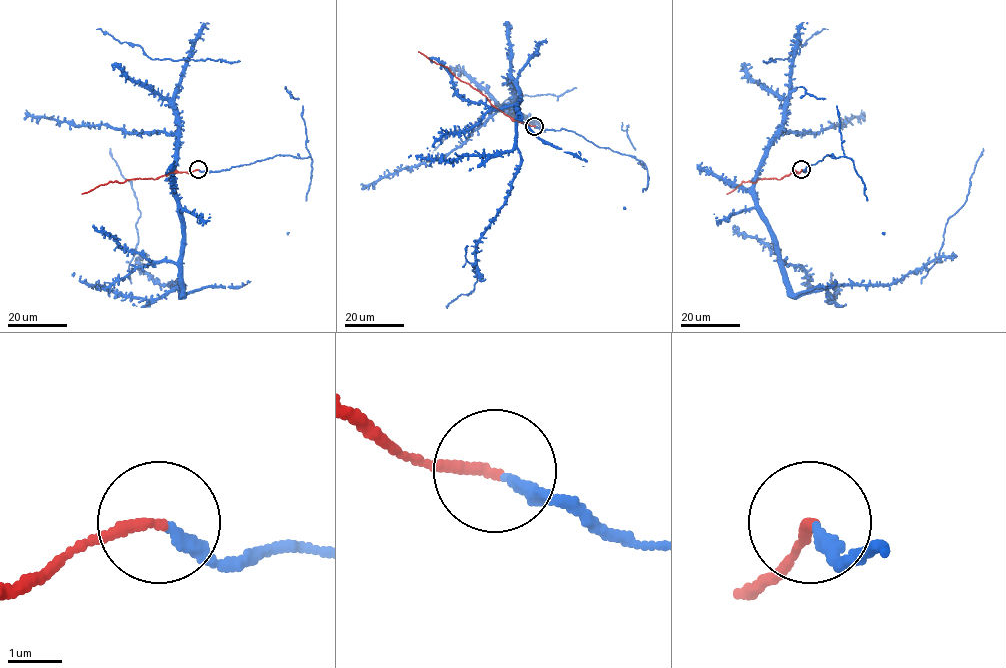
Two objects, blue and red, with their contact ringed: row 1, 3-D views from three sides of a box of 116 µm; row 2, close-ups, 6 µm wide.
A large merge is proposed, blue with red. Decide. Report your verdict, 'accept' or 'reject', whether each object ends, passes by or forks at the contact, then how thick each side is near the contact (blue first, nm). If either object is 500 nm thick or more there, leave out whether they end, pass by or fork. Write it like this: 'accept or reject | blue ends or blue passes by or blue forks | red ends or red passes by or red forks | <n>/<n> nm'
accept | blue ends | red ends | 240/200 nm

